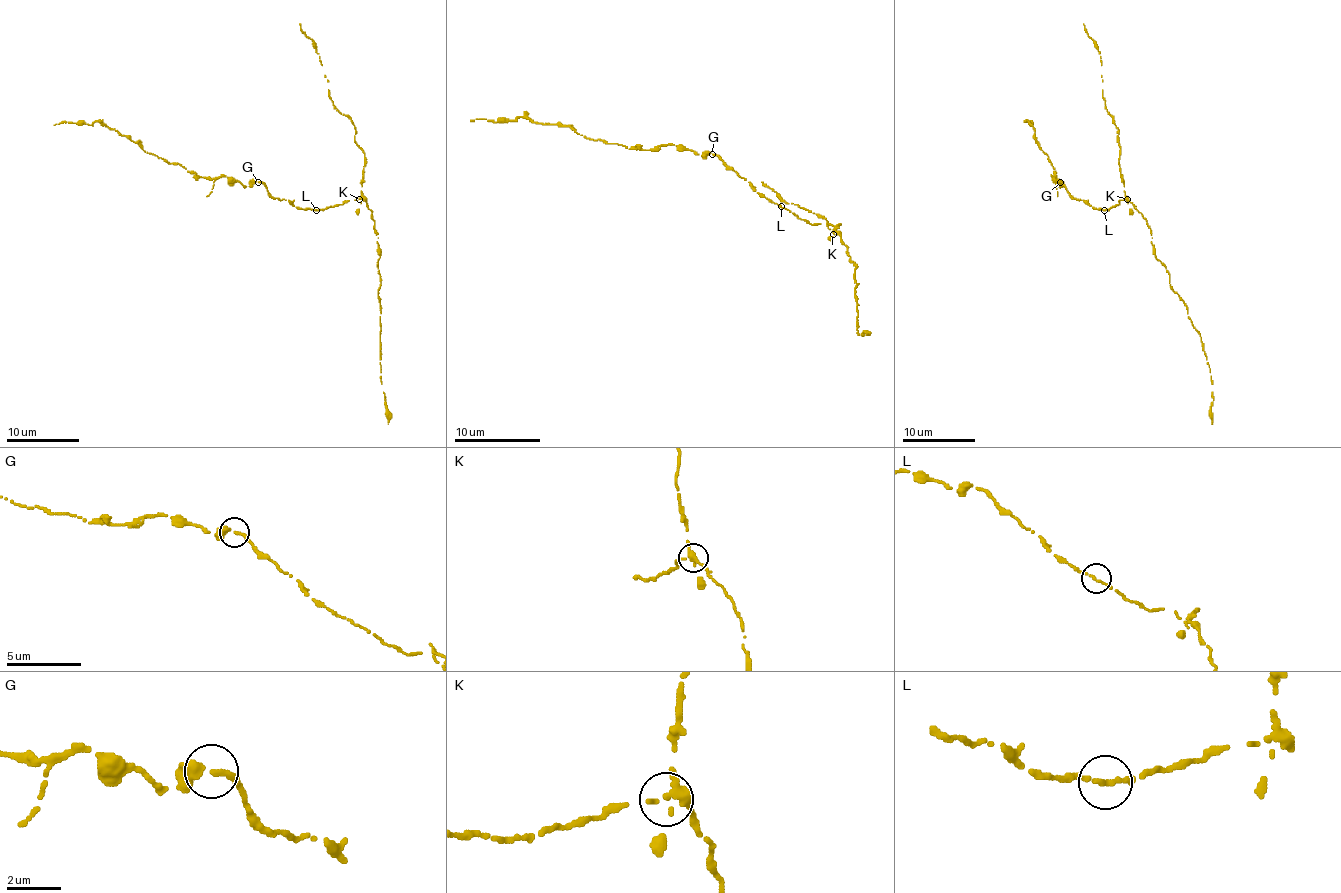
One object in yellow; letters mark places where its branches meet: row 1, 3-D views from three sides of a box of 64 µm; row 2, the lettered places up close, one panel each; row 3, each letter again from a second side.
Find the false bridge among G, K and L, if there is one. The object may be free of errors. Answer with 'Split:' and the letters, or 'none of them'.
Split: none of them

